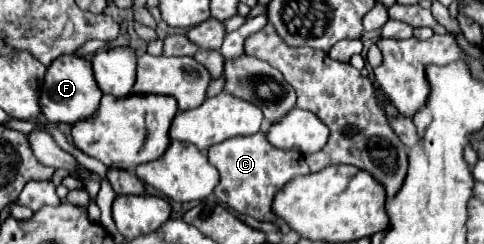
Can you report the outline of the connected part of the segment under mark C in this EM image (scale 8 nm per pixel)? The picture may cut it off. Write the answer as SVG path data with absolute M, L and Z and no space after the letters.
M252 134L252 136L236 136L230 140L224 140L220 146L212 146L208 150L208 160L212 166L220 172L220 184L214 188L214 196L222 200L228 208L236 210L238 214L252 216L260 222L274 220L272 214L272 200L274 194L294 176L308 174L308 164L304 162L304 156L294 150L278 150L270 146L264 140L264 134Z

